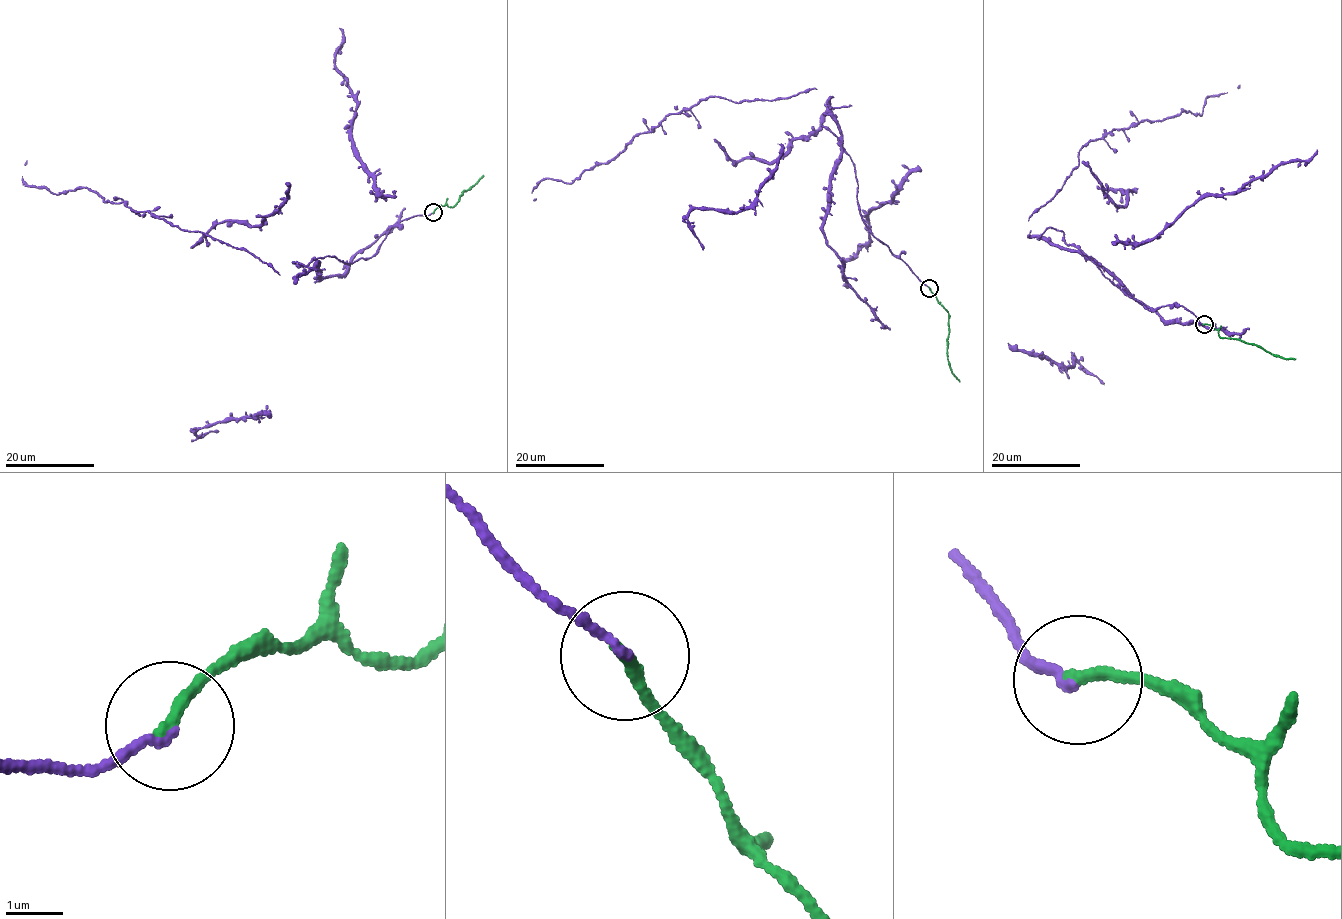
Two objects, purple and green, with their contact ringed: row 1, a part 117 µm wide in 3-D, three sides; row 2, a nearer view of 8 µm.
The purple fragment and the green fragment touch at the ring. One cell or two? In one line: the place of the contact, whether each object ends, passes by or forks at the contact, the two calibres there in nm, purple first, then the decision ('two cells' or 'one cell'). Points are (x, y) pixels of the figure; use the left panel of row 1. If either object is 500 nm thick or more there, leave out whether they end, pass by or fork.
at (433, 212); purple ends there; green ends there; 150 nm thick on the purple side, 220 nm on the other; one cell

